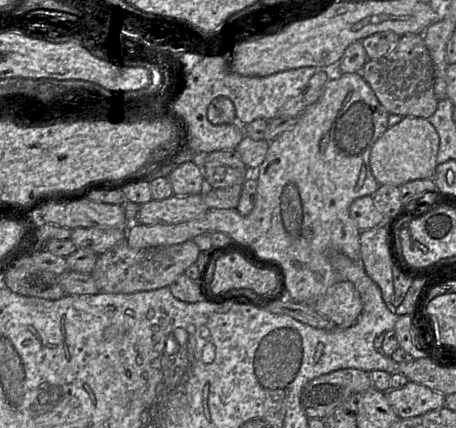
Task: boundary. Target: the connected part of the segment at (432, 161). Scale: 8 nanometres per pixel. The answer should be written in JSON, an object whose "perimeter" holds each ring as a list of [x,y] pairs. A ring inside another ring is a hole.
{"perimeter":[[[404,117],[396,125],[389,127],[374,143],[370,153],[370,169],[379,185],[390,184],[397,187],[414,181],[434,177],[437,167],[439,135],[428,119]]]}

